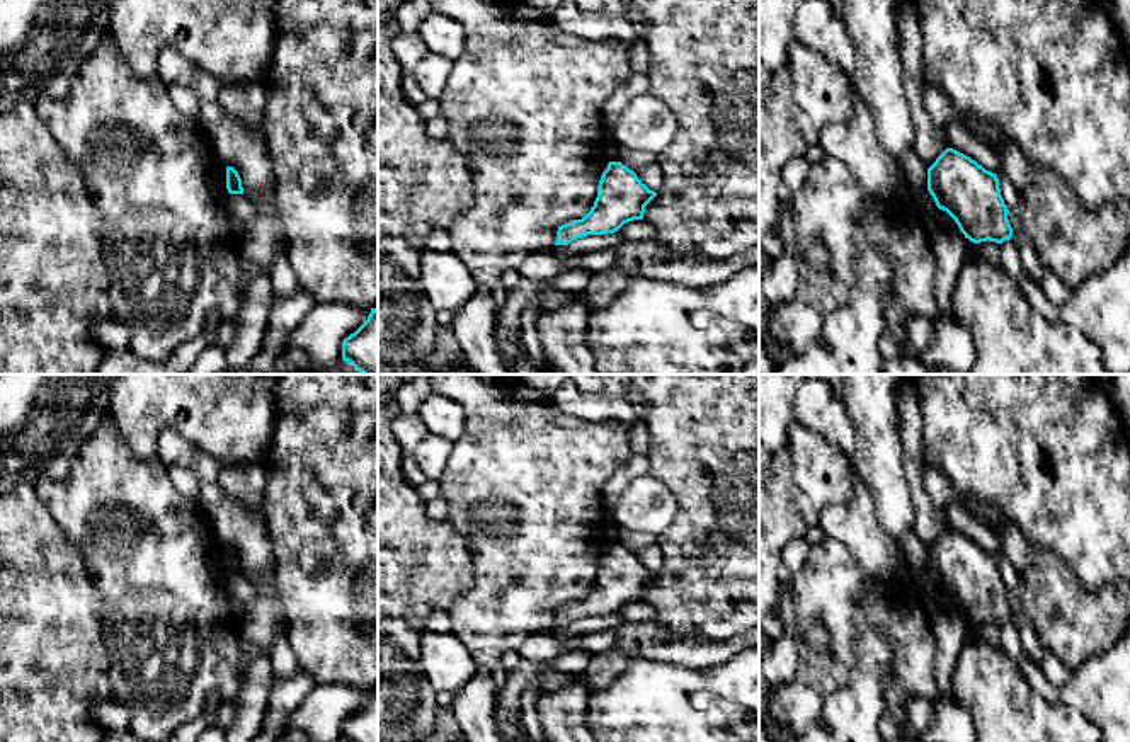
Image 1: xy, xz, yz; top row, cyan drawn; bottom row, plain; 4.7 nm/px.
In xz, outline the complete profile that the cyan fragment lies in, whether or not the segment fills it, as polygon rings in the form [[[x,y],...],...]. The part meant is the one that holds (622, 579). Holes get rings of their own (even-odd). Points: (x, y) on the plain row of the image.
[[[609,543],[594,587],[582,601],[558,608],[555,626],[568,626],[587,616],[614,614],[628,602],[643,601],[645,587],[655,577],[626,546]]]

